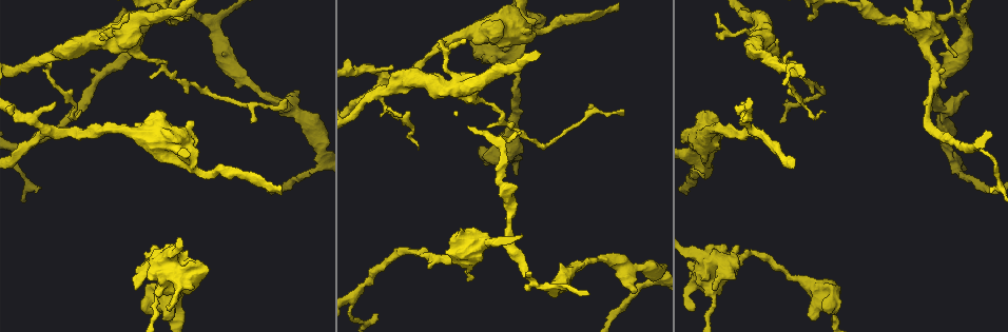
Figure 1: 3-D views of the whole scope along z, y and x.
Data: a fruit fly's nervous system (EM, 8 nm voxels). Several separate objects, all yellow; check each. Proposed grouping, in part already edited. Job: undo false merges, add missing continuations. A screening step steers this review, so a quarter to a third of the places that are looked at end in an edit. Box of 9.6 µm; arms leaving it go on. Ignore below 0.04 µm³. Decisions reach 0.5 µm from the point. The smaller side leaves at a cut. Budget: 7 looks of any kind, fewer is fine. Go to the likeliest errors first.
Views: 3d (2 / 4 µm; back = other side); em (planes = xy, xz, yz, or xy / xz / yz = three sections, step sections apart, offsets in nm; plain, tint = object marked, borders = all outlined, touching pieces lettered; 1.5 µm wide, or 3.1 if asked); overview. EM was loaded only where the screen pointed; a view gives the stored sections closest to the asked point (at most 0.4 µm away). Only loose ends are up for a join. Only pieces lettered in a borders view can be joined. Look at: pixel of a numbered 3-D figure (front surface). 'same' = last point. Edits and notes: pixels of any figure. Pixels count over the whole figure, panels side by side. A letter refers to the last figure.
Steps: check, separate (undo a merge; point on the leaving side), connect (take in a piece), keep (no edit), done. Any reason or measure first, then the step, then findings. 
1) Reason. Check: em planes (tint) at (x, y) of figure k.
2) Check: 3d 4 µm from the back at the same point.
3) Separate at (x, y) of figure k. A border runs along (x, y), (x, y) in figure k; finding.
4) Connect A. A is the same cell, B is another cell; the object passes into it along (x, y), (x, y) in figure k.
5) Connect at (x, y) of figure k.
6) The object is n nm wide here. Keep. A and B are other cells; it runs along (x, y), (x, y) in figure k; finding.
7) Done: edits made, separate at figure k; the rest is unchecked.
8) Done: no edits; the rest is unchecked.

Free end. Check: em planes (borders) at (637, 291) of figure 1.

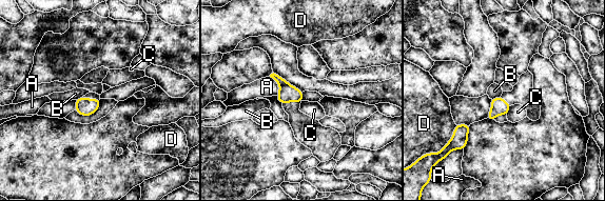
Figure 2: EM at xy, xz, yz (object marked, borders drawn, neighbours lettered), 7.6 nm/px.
Keep. A, B, C and D are other cells; a border runs along (511, 105), (506, 114) in figure 2; none of them fits.

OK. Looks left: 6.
Thin end. Check: em yz step 4 (tint) at (489, 128) of figure 1.

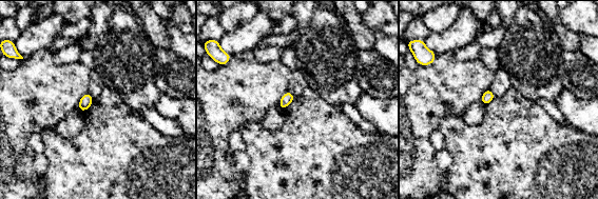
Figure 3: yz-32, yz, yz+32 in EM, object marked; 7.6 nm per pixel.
Another direction. Check: em planes (borders) at the same point.

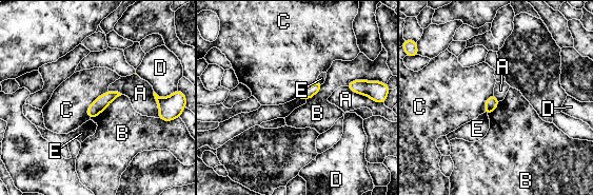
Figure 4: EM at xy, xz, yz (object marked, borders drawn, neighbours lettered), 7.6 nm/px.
The object is 90 nm wide here. Keep. A, B, C, D and E are other cells; a border runs along (153, 92), (158, 105), (159, 117) in figure 4; none of them fits.

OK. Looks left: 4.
Abrupt turn. Check: 3d 2 µm at (387, 81) of figure 1.

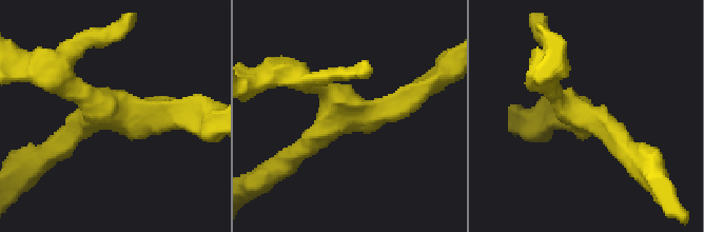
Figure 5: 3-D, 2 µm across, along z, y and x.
3 arms meet here; the arms are 200, 220, 240 nm wide; need the tissue. Check: em planes (borders) at (113, 119) of figure 5.

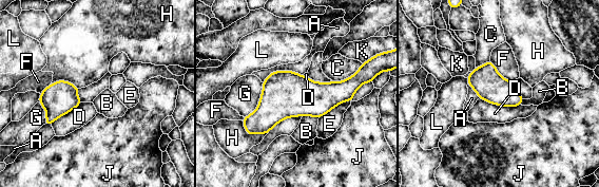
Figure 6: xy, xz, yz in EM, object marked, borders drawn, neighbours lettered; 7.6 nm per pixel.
Keep. A, B, C, D, E, F, G, H, J, K and L are other cells; it runs along (359, 82), (284, 97), (247, 127) in figure 6; all the same neuron.

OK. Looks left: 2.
Done: no edits; the rest is unchecked.

